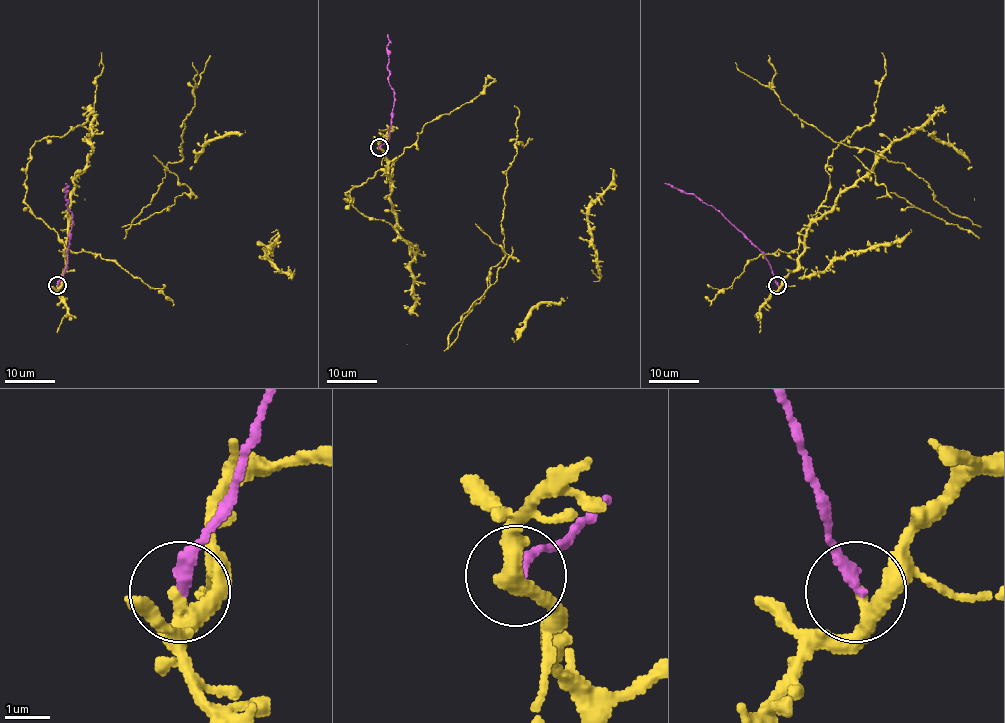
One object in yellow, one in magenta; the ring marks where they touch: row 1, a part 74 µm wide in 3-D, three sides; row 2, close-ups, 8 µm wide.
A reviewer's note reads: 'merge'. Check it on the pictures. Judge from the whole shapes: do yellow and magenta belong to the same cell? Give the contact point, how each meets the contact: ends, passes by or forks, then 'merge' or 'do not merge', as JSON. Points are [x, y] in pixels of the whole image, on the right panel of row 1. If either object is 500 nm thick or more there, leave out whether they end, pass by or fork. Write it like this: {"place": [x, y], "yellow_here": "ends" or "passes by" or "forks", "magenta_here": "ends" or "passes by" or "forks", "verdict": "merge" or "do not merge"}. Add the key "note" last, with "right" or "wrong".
{"place": [777, 285], "yellow_here": "passes by", "magenta_here": "ends", "verdict": "do not merge", "note": "wrong"}

